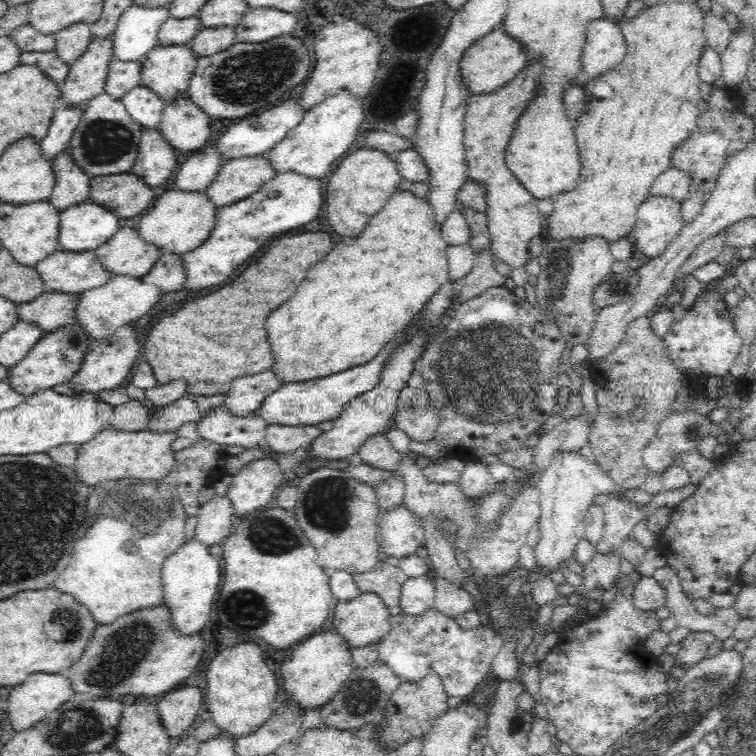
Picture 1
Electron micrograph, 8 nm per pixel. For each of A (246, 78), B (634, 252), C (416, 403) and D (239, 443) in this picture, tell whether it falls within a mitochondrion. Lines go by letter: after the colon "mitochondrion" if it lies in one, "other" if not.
A: mitochondrion
B: other
C: mitochondrion
D: other

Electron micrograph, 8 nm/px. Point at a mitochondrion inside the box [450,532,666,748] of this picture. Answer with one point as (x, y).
(516, 722)

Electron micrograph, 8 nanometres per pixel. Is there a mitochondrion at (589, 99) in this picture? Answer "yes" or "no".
no

